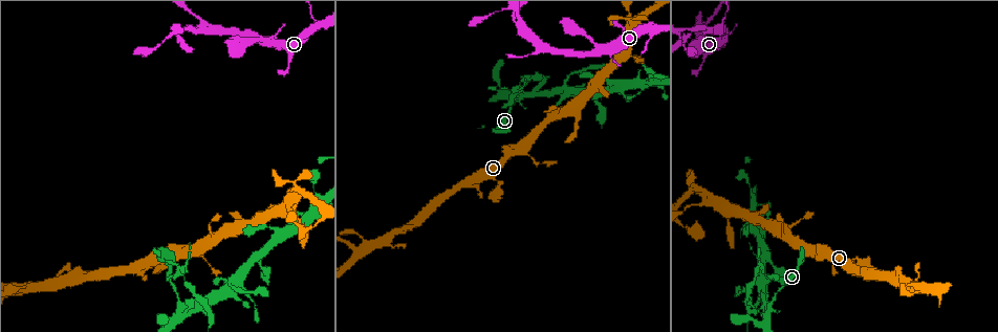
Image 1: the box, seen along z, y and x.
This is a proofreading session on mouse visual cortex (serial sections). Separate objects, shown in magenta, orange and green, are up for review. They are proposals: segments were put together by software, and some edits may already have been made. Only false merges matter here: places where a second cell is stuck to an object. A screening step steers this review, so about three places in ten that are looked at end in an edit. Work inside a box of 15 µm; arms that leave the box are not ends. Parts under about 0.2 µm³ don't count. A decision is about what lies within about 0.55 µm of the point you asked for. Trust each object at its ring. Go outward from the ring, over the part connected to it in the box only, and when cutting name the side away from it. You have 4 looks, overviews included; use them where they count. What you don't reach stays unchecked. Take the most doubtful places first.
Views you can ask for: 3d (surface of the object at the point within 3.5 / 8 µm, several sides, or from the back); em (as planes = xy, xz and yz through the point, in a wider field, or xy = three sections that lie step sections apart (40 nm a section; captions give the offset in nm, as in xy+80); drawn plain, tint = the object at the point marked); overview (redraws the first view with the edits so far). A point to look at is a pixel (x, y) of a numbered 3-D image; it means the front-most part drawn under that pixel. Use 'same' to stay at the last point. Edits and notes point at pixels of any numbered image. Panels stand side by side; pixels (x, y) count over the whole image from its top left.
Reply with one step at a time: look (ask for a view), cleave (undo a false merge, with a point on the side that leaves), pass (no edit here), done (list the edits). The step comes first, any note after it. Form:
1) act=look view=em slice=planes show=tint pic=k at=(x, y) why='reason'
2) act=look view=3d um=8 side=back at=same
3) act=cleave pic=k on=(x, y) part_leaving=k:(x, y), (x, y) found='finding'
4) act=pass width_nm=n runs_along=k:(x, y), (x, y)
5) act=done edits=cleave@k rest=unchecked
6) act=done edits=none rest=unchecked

act=look view=3d um=3.5 pic=1 at=(209, 310) why='abrupt turn'

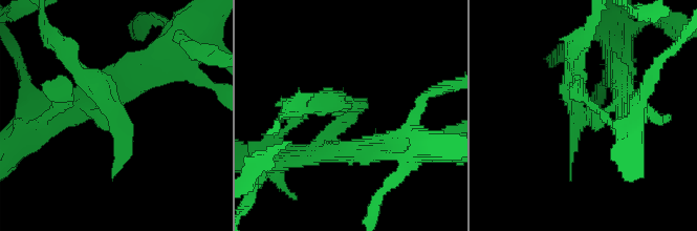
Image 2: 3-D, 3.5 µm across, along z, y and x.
act=look view=em slice=planes show=tint pic=2 at=(351, 111) why='need the tissue'

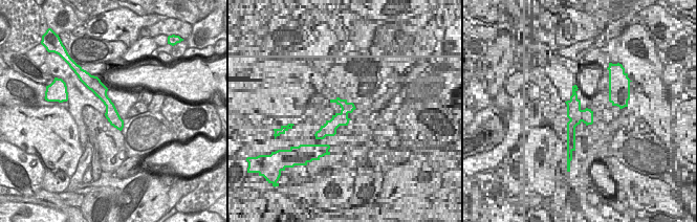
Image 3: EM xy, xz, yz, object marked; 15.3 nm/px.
act=cleave pic=2 on=(56, 40) width_nm=200 part_leaving=2:(115, 110), (108, 95), (50, 37) found='two cells meet here'

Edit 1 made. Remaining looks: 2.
act=look view=3d um=3.5 pic=1 at=(724, 43) why='thin arm on a thick one'

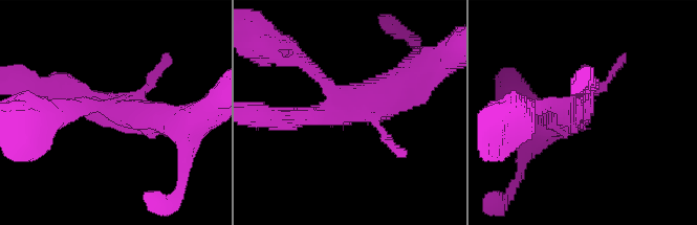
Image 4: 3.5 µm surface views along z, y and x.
act=look view=em slice=planes show=tint pic=4 at=(349, 108) why='need the tissue'

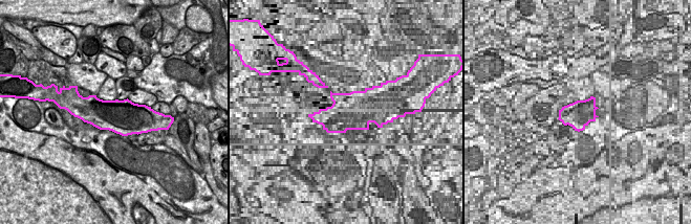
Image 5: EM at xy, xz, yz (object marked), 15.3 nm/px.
act=pass runs_along=4:(175, 122), (50, 87) found='all the same cell'

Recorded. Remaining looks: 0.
act=done edits=cleave@2 rest=unchecked

